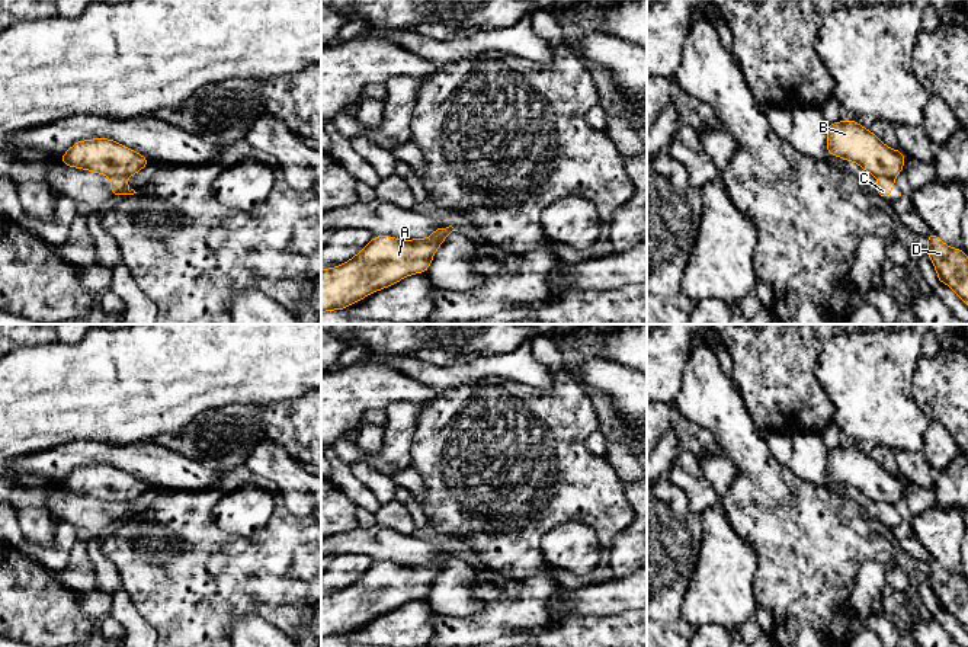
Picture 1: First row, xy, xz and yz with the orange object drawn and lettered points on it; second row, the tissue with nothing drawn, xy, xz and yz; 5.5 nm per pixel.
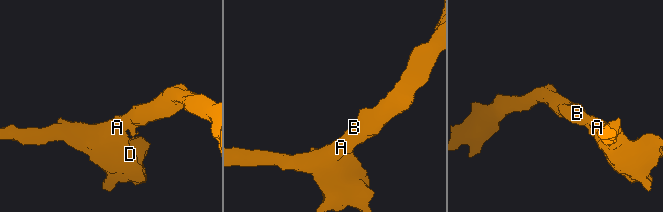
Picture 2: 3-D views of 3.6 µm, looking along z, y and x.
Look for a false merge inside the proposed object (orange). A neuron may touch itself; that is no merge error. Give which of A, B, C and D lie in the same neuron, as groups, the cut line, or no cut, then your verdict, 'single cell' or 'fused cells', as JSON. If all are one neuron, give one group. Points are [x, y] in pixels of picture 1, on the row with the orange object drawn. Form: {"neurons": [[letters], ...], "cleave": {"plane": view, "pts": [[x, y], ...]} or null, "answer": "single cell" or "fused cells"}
{"neurons": [["A", "B", "D"], ["C"]], "cleave": {"plane": "xy", "pts": [[125, 175], [111, 178]]}, "answer": "fused cells"}

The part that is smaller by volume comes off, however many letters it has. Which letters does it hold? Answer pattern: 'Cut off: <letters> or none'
Cut off: C

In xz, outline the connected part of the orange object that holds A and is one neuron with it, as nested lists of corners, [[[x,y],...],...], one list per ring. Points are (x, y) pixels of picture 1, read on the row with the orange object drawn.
[[[452,225],[436,227],[429,238],[414,240],[374,236],[350,260],[321,269],[321,313],[347,308],[403,278],[426,273],[446,230],[458,231]]]

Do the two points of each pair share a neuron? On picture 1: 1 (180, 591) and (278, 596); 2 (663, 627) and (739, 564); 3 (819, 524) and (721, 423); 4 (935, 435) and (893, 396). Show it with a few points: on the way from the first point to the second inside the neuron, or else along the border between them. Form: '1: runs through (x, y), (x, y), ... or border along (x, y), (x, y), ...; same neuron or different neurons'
1: runs through (205, 589), (253, 589); same neuron
2: border along (691, 579), (682, 602), (682, 617), (695, 628); different neurons
3: runs through (792, 503), (756, 468), (747, 449); same neuron
4: border along (933, 420), (926, 431), (925, 445), (920, 451); different neurons

